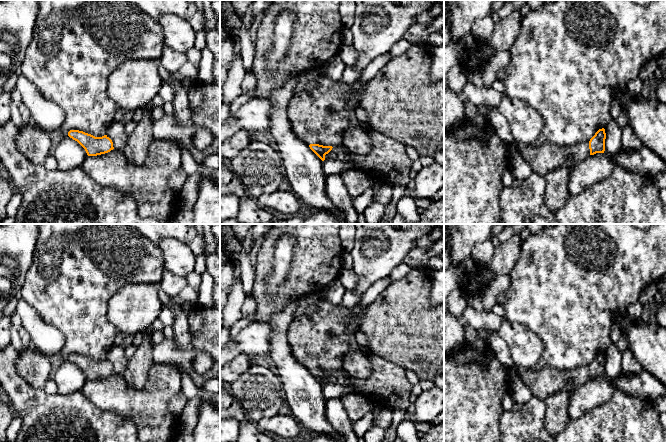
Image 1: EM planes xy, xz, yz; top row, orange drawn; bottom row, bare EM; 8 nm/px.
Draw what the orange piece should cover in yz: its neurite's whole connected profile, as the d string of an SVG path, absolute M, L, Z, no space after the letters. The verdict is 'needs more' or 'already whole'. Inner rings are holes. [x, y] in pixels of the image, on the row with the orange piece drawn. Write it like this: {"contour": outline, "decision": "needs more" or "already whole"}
{"contour": "M602 128L595 133L589 142L557 145L547 141L539 146L523 145L520 153L530 165L532 172L544 177L554 169L572 167L590 155L604 153L605 139L605 129Z", "decision": "needs more"}

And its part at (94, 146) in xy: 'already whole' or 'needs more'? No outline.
already whole

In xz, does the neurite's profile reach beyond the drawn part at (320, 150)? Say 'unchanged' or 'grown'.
grown

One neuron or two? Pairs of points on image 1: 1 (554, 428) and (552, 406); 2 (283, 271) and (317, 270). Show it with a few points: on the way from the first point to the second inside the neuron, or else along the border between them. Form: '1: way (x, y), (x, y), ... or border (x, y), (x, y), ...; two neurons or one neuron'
1: way (554, 423), (554, 411); one neuron
2: border (294, 248), (288, 277), (282, 287); two neurons

